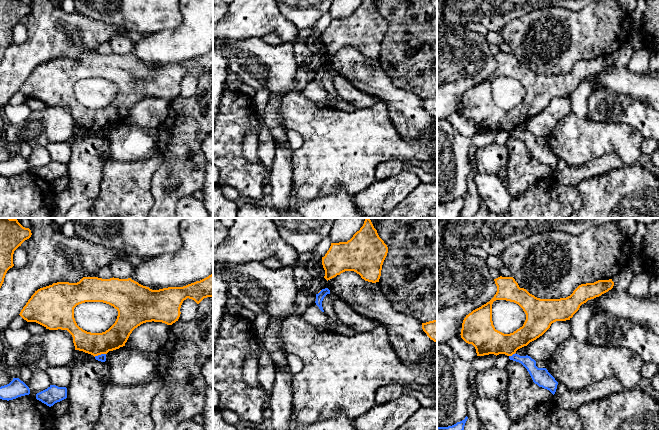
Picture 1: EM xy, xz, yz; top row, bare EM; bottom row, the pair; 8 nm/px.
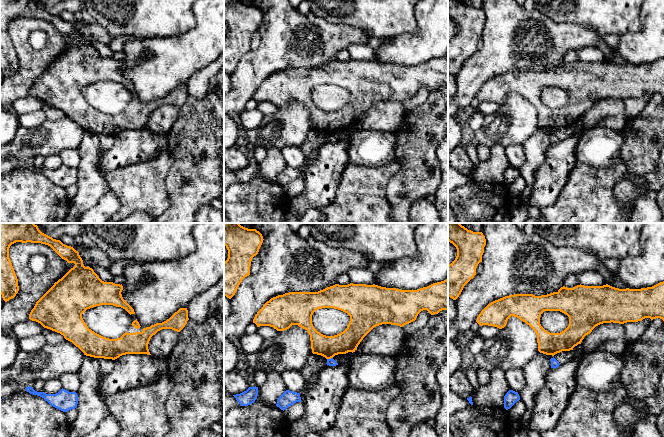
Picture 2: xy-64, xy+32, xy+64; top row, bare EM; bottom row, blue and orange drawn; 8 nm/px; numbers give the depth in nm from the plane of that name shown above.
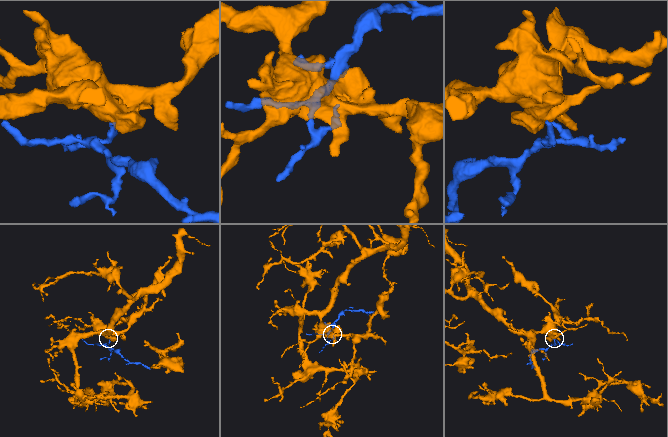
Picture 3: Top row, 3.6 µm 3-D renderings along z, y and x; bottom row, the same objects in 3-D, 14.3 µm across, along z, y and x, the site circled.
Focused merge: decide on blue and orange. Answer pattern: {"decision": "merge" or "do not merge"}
{"decision": "do not merge"}

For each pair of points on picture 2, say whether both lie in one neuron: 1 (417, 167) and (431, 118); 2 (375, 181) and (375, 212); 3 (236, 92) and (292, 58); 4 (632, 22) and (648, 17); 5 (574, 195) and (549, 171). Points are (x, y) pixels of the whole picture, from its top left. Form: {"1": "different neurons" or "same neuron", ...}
{"1": "same neuron", "2": "same neuron", "3": "same neuron", "4": "different neurons", "5": "different neurons"}

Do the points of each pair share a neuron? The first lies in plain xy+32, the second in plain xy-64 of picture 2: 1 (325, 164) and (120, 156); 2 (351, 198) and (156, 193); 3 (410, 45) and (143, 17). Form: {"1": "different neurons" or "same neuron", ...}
{"1": "different neurons", "2": "same neuron", "3": "different neurons"}

